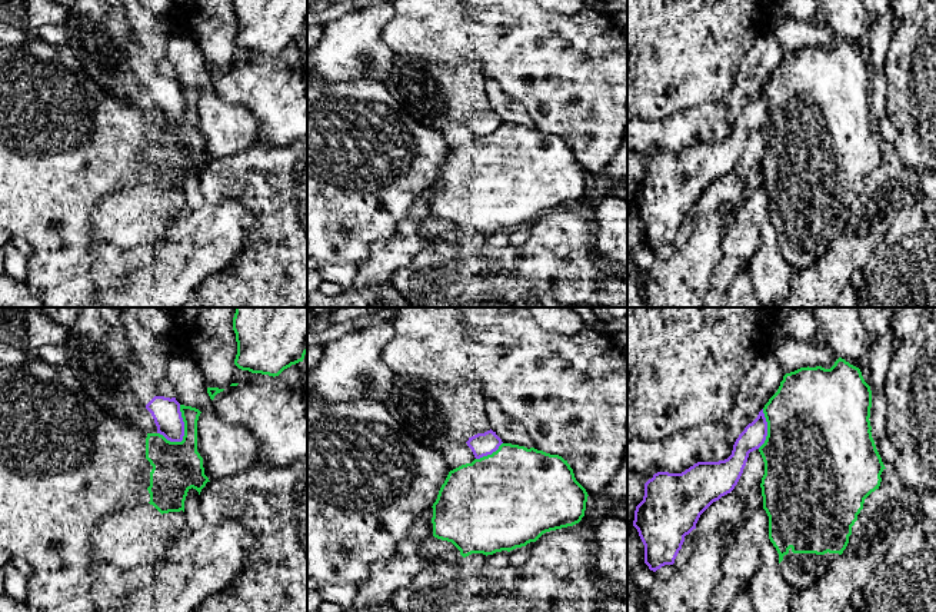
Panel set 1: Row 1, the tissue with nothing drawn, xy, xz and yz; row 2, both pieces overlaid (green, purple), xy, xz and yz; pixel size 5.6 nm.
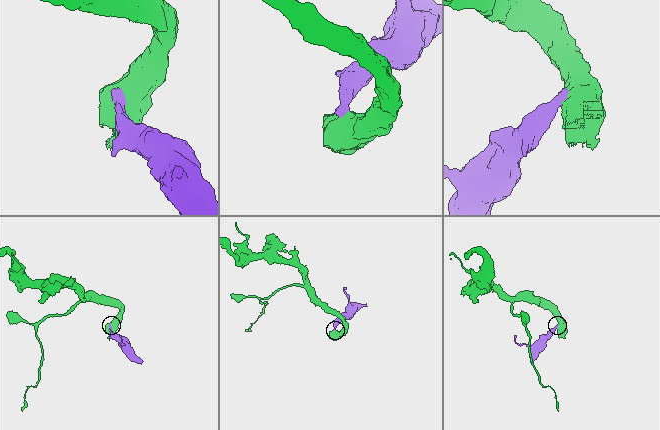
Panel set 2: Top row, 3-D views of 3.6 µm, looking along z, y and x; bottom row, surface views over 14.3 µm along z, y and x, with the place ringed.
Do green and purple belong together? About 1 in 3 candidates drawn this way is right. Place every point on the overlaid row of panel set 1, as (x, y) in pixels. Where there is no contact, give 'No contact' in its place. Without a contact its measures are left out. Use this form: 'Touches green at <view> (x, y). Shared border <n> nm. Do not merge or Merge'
Touches green at xy (185, 428). Shared border 220 nm. Do not merge

